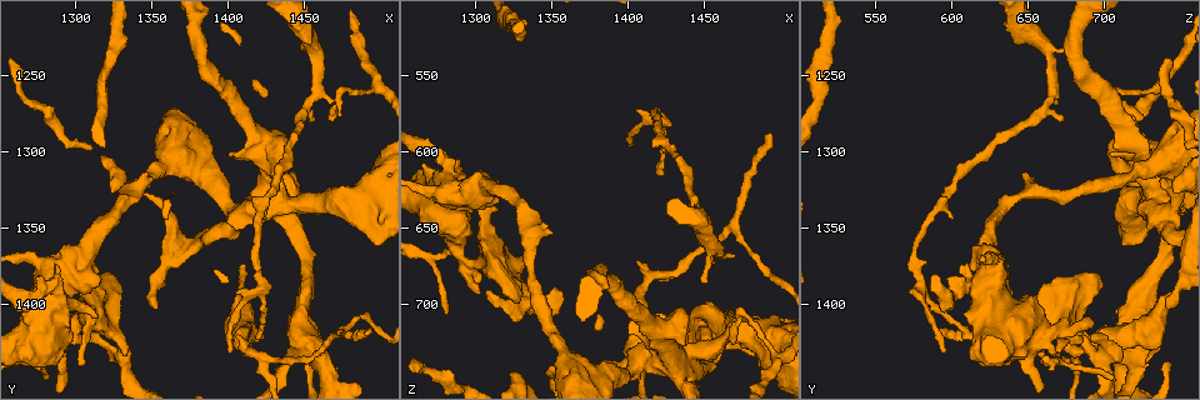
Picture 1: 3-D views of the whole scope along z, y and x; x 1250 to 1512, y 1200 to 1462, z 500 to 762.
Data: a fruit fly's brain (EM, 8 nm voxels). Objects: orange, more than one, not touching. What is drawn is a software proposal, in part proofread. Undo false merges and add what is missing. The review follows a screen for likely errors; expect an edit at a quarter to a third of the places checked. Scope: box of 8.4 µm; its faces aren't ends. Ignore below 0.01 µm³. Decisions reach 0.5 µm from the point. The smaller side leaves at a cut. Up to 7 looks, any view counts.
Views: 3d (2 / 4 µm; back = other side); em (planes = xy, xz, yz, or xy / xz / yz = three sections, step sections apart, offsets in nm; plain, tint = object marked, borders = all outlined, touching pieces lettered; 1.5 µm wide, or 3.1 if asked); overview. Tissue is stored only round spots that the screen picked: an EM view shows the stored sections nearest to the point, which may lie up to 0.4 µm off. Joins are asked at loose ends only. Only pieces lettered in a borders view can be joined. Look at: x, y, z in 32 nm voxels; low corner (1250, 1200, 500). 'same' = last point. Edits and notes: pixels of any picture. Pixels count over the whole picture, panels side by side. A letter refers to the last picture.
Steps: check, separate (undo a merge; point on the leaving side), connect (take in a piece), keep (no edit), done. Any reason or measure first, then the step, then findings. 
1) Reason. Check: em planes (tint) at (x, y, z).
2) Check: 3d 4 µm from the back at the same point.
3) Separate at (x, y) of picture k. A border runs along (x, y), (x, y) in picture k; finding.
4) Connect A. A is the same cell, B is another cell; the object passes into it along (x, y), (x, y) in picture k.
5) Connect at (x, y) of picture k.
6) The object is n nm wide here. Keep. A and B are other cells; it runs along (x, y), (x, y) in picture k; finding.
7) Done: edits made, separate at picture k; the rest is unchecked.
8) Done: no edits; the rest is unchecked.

Free end. Check: 3d 2 µm from the back at (1280, 1450, 706).

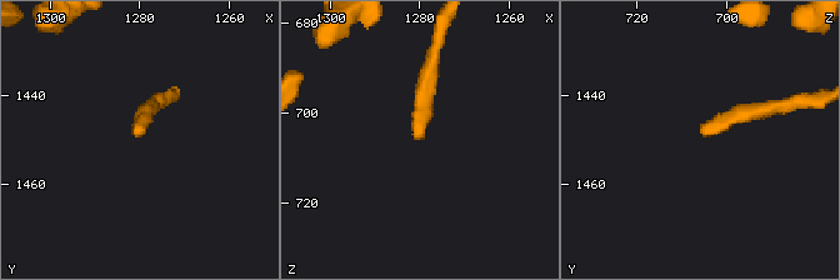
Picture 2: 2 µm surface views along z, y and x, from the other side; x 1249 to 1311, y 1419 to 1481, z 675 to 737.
Check: em planes (borders) at (1281, 1448, 706).

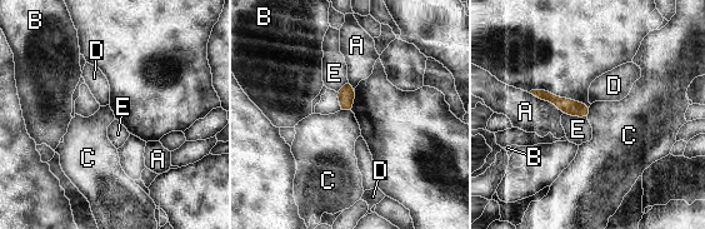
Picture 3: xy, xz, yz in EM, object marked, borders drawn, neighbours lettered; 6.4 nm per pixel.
Keep. A, B, C, D and E are other cells; a border runs along (340, 109), (350, 111) in picture 3; none of them fits.

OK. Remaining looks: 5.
Calibre changes. Check: 3d 4 µm at (1432, 1334, 736).

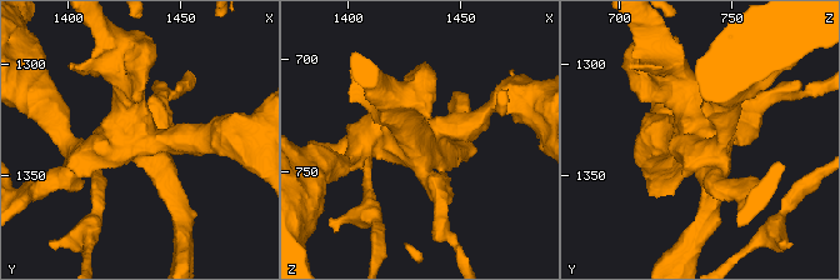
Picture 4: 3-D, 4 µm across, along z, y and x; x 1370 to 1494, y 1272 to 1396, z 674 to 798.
Check: em xy step 8 (tint) at (1435, 1335, 735).

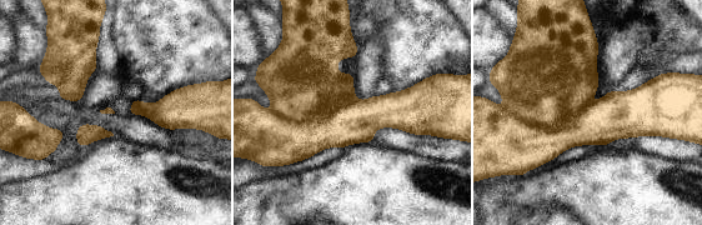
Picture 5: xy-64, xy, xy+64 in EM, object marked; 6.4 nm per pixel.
Check: em planes (borders) at the same point.

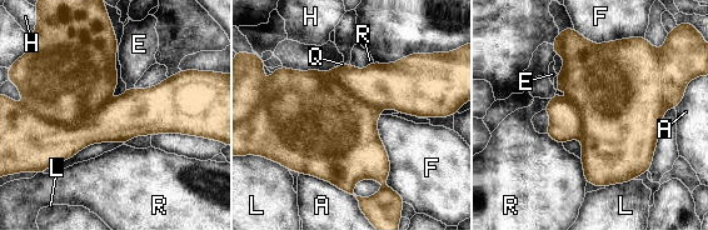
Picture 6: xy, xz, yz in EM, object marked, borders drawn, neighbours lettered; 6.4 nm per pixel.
Separate at (64, 88) of picture 6. A, E, F, H, L, Q and R are other cells; a border runs along (108, 101), (69, 125), (29, 110) in picture 6; two neurons meet here.

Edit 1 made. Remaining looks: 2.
See it whole again. Check: overview.

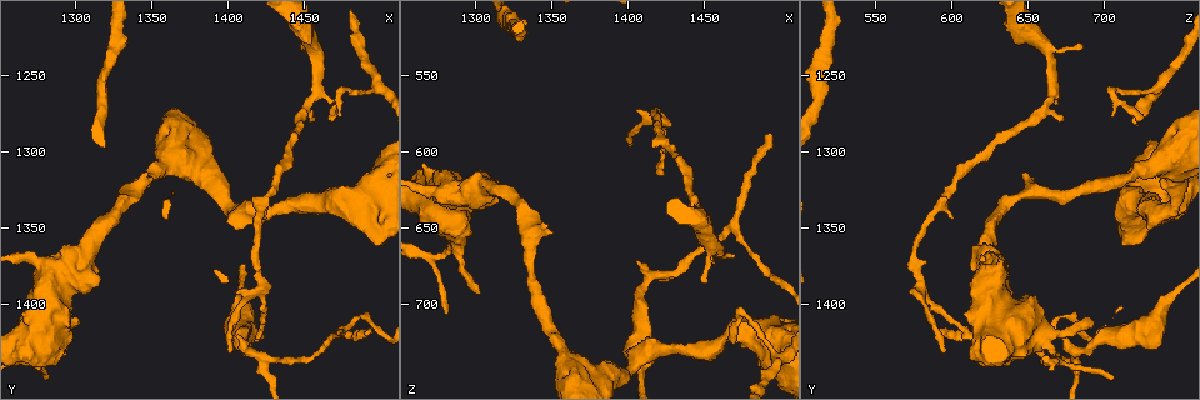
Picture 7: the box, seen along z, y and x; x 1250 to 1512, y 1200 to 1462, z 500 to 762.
Free end. Check: em planes (borders) at (1400, 1430, 594).

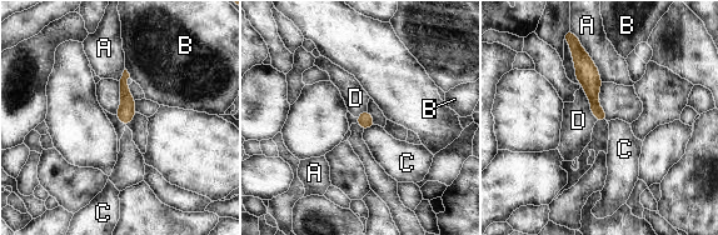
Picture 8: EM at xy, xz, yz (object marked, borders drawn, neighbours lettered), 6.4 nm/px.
The object is 70 nm wide here. Keep. A, B, C and D are other cells; it runs along (574, 48), (603, 116) in picture 8; none of them fits.

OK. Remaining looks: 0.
Done: edits made, separate at picture 6; the rest is unchecked.

